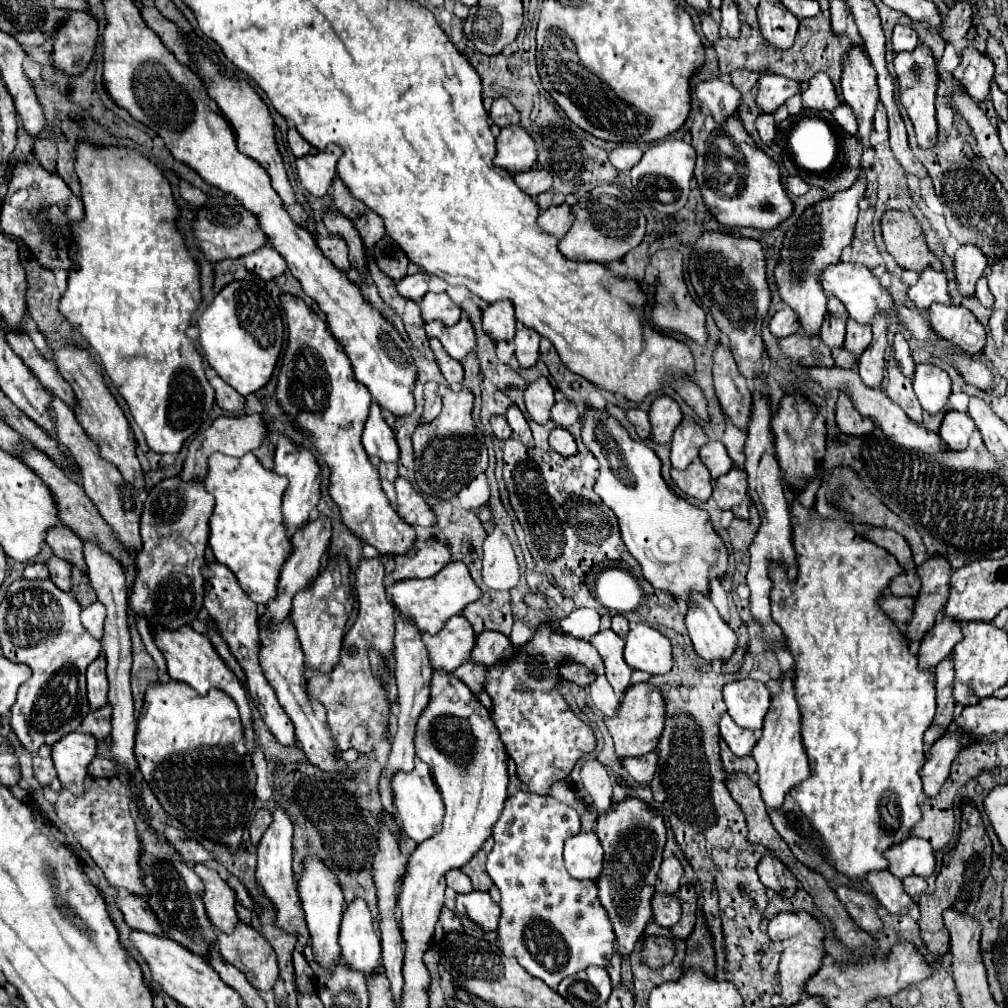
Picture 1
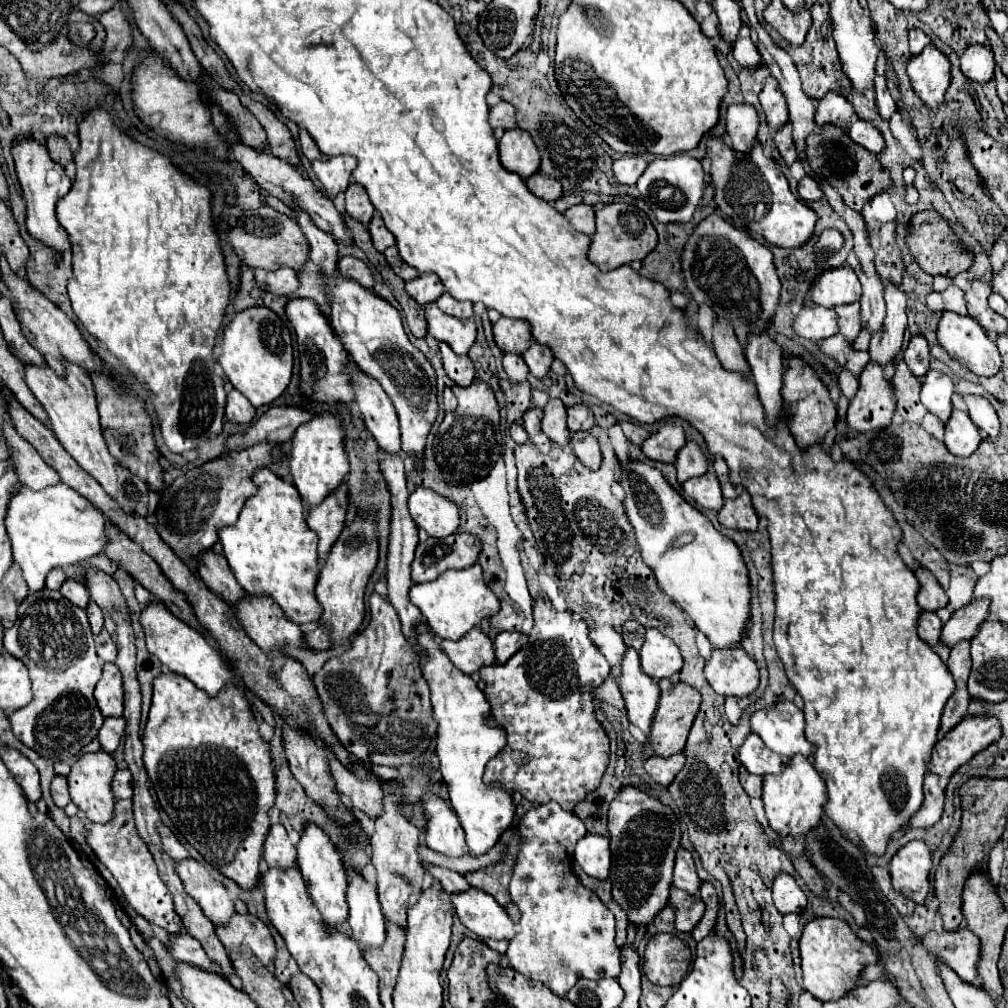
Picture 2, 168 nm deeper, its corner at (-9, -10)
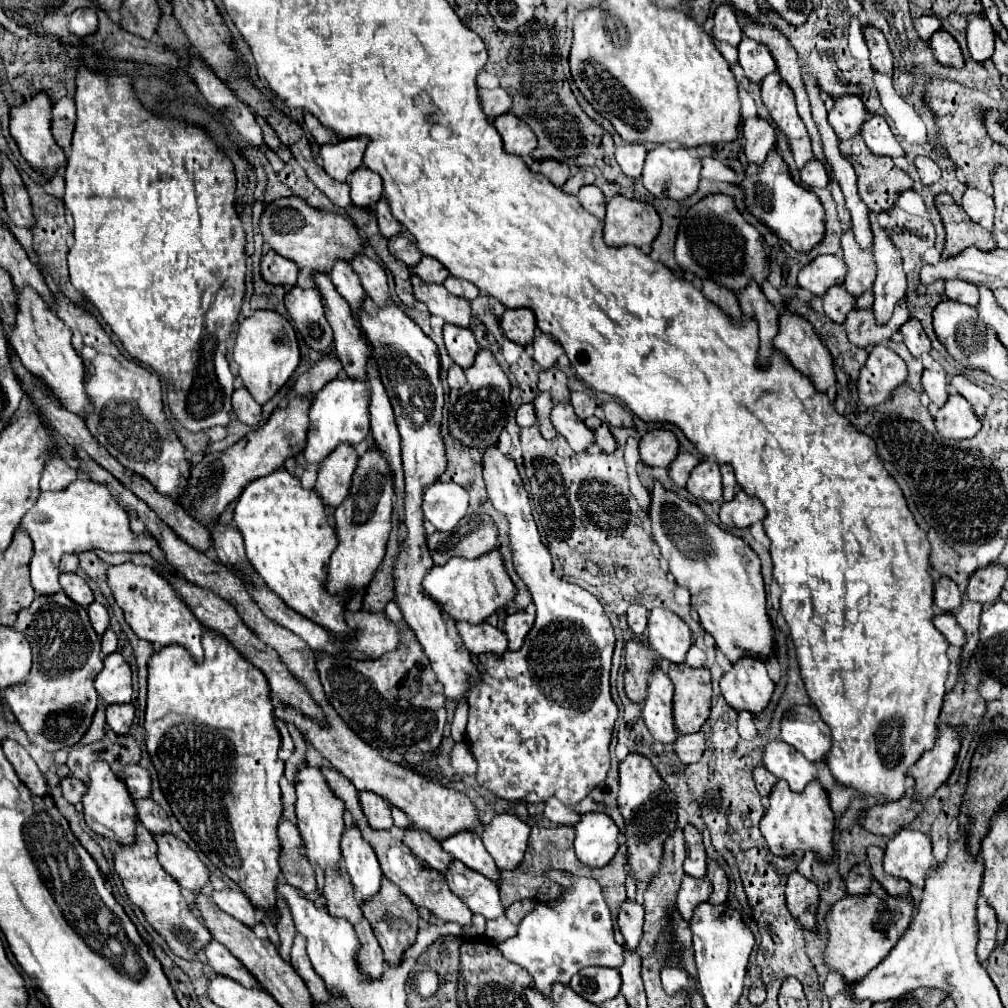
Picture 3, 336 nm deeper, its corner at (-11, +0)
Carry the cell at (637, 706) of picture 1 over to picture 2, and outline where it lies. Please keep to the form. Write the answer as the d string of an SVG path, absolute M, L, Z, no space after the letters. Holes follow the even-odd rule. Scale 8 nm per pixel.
M669 678L659 680L661 686L661 702L657 708L657 714L653 718L653 726L651 726L651 738L647 746L655 748L655 756L663 756L669 758L677 752L683 752L689 730L693 726L693 720L699 712L699 704L701 704L701 694L697 688L683 684L683 682L671 682Z

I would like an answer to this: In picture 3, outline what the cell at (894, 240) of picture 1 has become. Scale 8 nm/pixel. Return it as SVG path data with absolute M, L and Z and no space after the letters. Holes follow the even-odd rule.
M949 194L935 196L935 206L943 218L945 226L945 254L953 256L963 252L969 246L989 250L993 248L993 238L987 230L983 230L979 224L969 220L963 208L955 204L955 200Z

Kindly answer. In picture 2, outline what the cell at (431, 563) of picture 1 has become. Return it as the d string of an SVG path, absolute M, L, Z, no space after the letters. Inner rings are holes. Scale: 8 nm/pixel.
M455 532L447 538L427 538L415 550L413 582L431 582L449 568L469 568L481 554L481 540L467 532Z

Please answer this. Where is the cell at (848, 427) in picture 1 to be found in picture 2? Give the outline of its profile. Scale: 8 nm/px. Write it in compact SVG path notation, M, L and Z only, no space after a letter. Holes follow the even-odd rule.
M873 360L869 362L869 366L865 366L859 380L859 392L851 400L847 410L847 424L857 432L889 426L891 416L897 408L893 384L885 380L881 366Z

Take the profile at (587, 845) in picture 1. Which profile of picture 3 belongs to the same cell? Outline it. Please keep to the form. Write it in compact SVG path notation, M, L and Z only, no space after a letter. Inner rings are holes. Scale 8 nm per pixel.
M583 814L575 826L575 854L587 866L605 866L619 848L615 822L607 814Z

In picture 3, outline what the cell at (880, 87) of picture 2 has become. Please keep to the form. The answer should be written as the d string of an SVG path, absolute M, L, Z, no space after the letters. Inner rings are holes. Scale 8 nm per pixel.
M873 26L863 28L863 36L865 36L869 52L871 52L871 66L881 74L893 76L893 54L887 46L885 36Z

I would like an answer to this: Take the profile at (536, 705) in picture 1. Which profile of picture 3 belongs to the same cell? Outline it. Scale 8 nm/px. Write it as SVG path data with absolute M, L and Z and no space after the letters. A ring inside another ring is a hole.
M497 448L493 450L487 450L485 456L485 468L483 468L483 478L485 478L485 484L487 484L487 494L489 494L489 500L493 502L495 510L499 510L507 522L509 522L509 548L511 548L511 554L513 554L513 566L515 566L515 572L519 574L519 578L527 584L529 592L531 592L531 598L533 598L533 604L537 606L537 618L535 618L535 624L531 628L531 632L527 634L527 640L523 642L523 648L519 648L517 652L505 652L503 656L495 656L495 654L481 654L479 656L479 662L483 664L485 672L483 672L483 680L479 686L475 686L471 692L469 692L469 724L467 724L467 734L465 734L465 742L469 744L475 760L477 760L477 782L485 788L489 788L493 794L501 796L501 798L507 798L511 802L545 802L549 796L555 796L559 798L565 806L575 806L577 802L581 802L597 784L601 784L609 772L609 742L611 742L611 736L613 733L613 724L617 720L617 704L611 700L611 694L609 694L609 670L611 670L611 656L613 656L613 646L615 646L615 634L613 634L613 628L611 628L611 622L607 618L607 614L603 612L603 606L599 604L599 600L589 594L587 590L579 588L577 584L571 584L571 582L565 582L561 578L555 578L553 576L553 564L551 564L551 554L549 550L541 544L541 538L539 538L539 530L535 526L535 520L531 516L531 506L529 506L529 500L527 500L527 492L523 488L523 482L521 482L521 476L513 464L513 460L505 454L501 454Z

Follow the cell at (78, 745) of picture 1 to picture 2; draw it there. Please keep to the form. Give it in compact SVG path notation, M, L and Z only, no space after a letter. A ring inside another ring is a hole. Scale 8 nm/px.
M105 750L93 752L93 754L85 754L77 762L73 762L71 774L67 776L71 800L77 804L77 808L85 814L85 818L89 822L107 824L107 822L113 820L113 816L115 816L113 814L115 812L115 796L113 796L113 790L111 790L111 780L113 780L115 772L117 772L115 760Z

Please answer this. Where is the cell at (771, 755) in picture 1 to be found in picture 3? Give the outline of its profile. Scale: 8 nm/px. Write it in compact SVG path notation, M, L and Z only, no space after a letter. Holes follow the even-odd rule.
M779 780L769 794L769 808L761 818L761 832L767 840L769 850L775 856L795 856L813 852L817 858L827 860L833 856L833 824L835 816L829 808L829 796L817 780L807 784L801 794L791 792L791 788L787 788L787 782Z

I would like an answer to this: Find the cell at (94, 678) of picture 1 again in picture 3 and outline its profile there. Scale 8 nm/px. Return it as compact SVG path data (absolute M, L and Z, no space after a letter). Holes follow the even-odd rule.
M119 652L105 656L105 666L95 678L95 690L105 704L131 702L131 668Z

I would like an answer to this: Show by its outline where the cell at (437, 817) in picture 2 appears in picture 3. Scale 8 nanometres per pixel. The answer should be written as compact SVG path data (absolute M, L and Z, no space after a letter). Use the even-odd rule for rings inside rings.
M463 830L455 832L447 840L441 842L443 850L447 850L455 860L461 860L465 866L483 872L487 878L491 878L495 884L499 882L499 872L493 862L493 858L485 852L485 846L481 842L481 836L475 830Z

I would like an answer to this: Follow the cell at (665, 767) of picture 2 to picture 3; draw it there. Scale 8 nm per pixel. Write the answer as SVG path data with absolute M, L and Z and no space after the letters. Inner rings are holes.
M695 732L691 736L689 734L687 736L679 734L673 742L673 750L683 764L693 764L701 758L701 754L705 750L705 738L703 738L701 732Z

